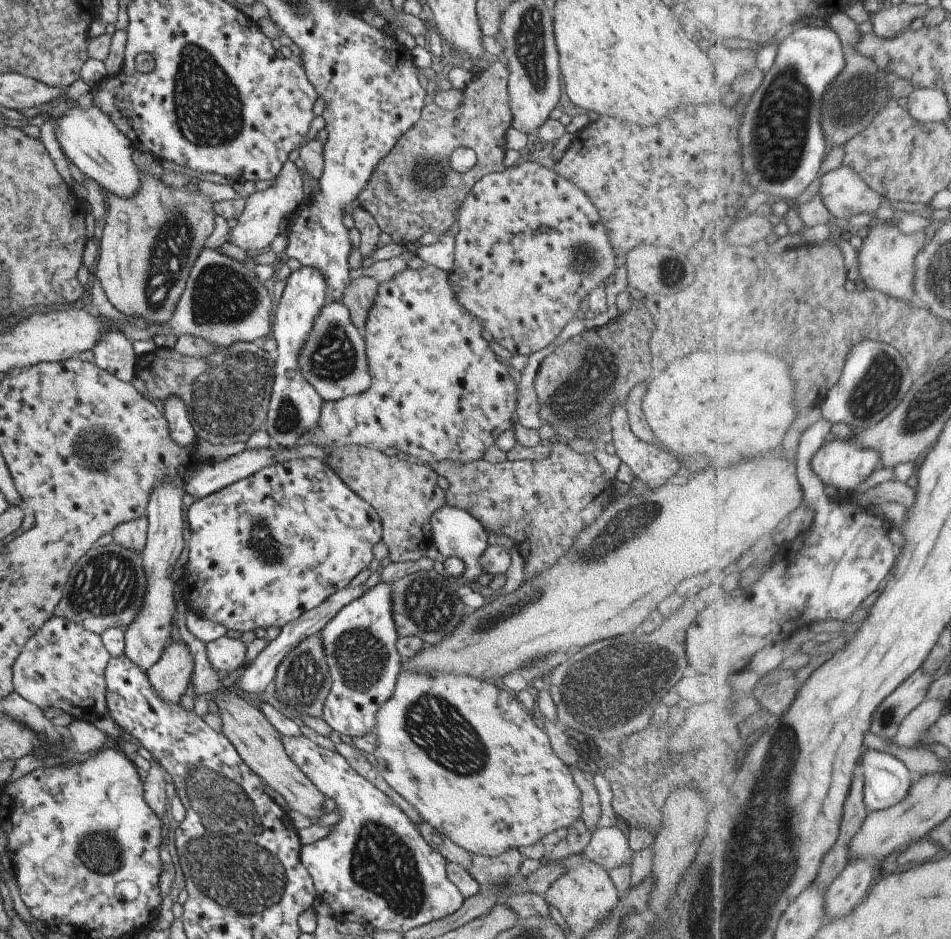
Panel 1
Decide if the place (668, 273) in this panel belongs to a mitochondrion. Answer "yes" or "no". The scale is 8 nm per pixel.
yes

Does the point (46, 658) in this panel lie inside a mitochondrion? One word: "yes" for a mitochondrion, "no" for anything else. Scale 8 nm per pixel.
no

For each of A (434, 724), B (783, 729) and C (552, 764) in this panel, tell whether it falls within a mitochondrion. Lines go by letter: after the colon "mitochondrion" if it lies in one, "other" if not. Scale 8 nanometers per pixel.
A: mitochondrion
B: other
C: other

